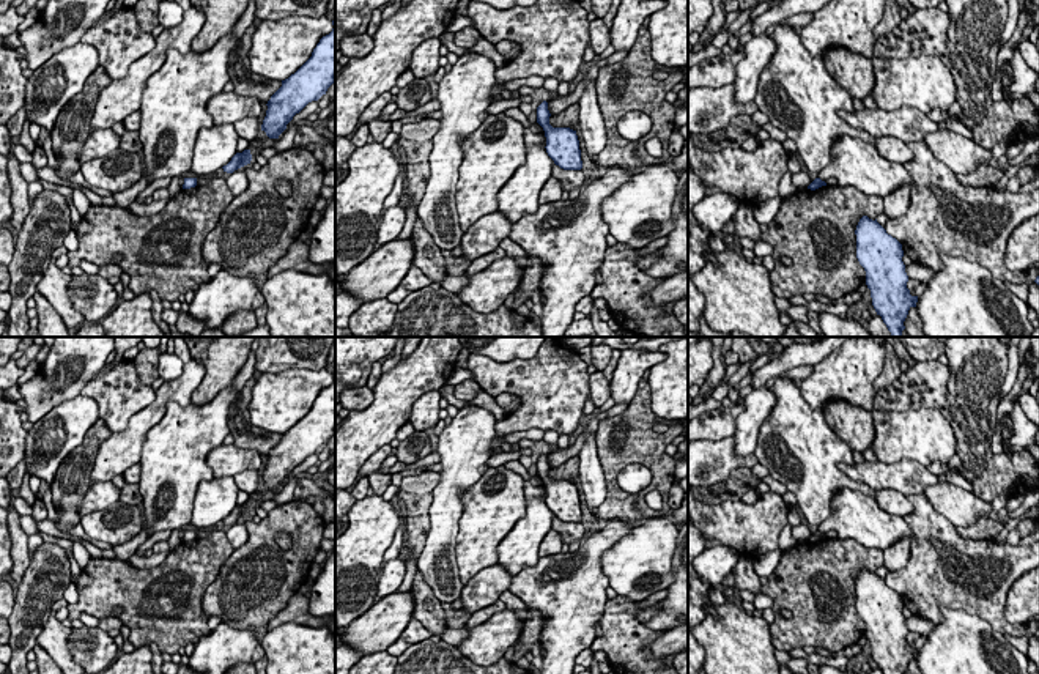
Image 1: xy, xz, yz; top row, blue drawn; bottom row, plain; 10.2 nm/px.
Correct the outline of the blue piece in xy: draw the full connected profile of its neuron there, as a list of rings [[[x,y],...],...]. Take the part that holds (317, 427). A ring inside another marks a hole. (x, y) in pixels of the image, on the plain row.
[[[335,370],[332,384],[320,392],[312,409],[268,454],[261,483],[279,491],[287,477],[309,455],[318,454],[335,435]]]

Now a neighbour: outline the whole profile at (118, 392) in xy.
[[[113,337],[115,359],[101,368],[85,384],[80,395],[98,403],[99,419],[112,433],[126,430],[129,419],[154,402],[153,386],[143,384],[135,372],[134,361],[123,357],[124,351],[137,346],[142,337]]]

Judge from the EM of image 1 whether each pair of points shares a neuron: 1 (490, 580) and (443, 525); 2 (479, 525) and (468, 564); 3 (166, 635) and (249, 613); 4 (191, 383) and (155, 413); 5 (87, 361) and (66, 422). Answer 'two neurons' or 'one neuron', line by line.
1: two neurons
2: one neuron
3: two neurons
4: one neuron
5: two neurons

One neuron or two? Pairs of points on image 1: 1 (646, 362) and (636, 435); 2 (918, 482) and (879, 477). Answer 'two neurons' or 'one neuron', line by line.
1: two neurons
2: one neuron

